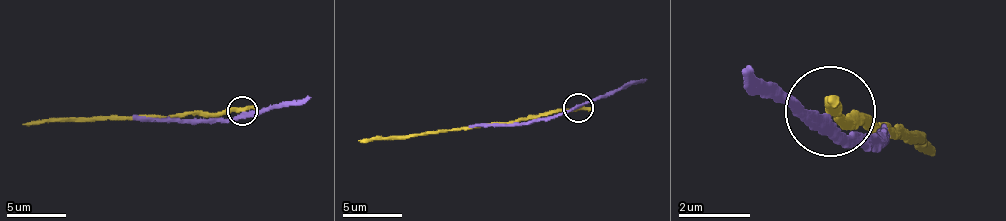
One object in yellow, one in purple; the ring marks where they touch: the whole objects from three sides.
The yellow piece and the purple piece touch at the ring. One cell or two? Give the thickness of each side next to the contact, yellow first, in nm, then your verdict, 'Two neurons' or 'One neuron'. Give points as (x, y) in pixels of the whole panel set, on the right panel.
Thickness 320 nm (yellow) against 200 nm. Two neurons

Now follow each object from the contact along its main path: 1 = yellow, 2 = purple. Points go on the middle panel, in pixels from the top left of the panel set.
1: (577, 107), (511, 122), (371, 137), (359, 143)
2: (577, 107), (568, 113), (532, 122), (470, 125)

